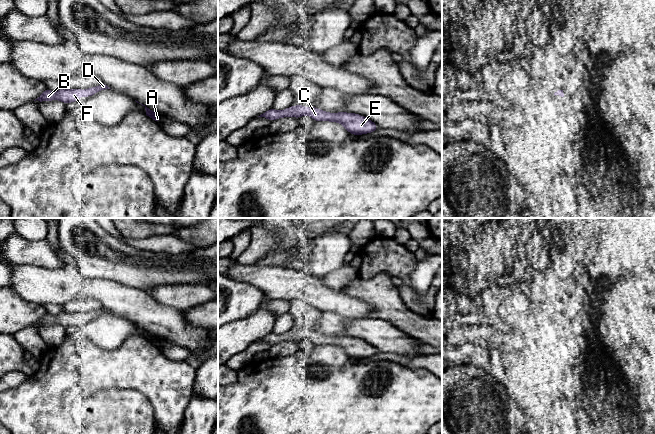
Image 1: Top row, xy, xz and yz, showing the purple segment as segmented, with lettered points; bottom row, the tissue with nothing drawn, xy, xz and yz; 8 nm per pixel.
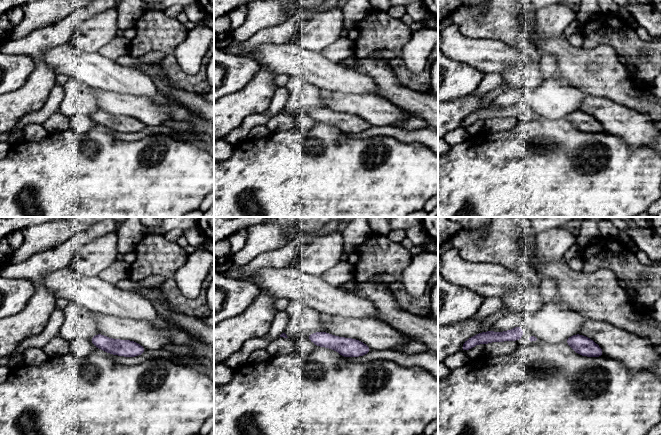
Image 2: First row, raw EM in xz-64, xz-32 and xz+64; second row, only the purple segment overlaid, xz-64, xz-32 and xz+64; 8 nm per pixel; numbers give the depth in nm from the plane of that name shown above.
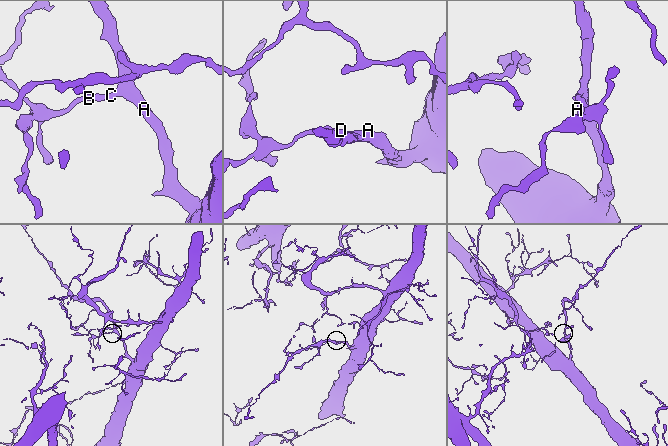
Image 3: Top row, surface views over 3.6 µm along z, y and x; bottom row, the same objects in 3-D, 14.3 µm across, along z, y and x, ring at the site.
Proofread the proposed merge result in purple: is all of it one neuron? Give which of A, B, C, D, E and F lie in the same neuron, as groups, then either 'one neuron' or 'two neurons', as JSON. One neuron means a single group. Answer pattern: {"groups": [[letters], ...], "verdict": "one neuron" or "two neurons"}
{"groups": [["A", "B", "C", "D", "E", "F"]], "verdict": "one neuron"}

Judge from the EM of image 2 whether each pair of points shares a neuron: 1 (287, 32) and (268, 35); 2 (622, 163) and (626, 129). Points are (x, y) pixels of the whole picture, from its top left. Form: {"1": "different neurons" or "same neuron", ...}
{"1": "same neuron", "2": "different neurons"}

